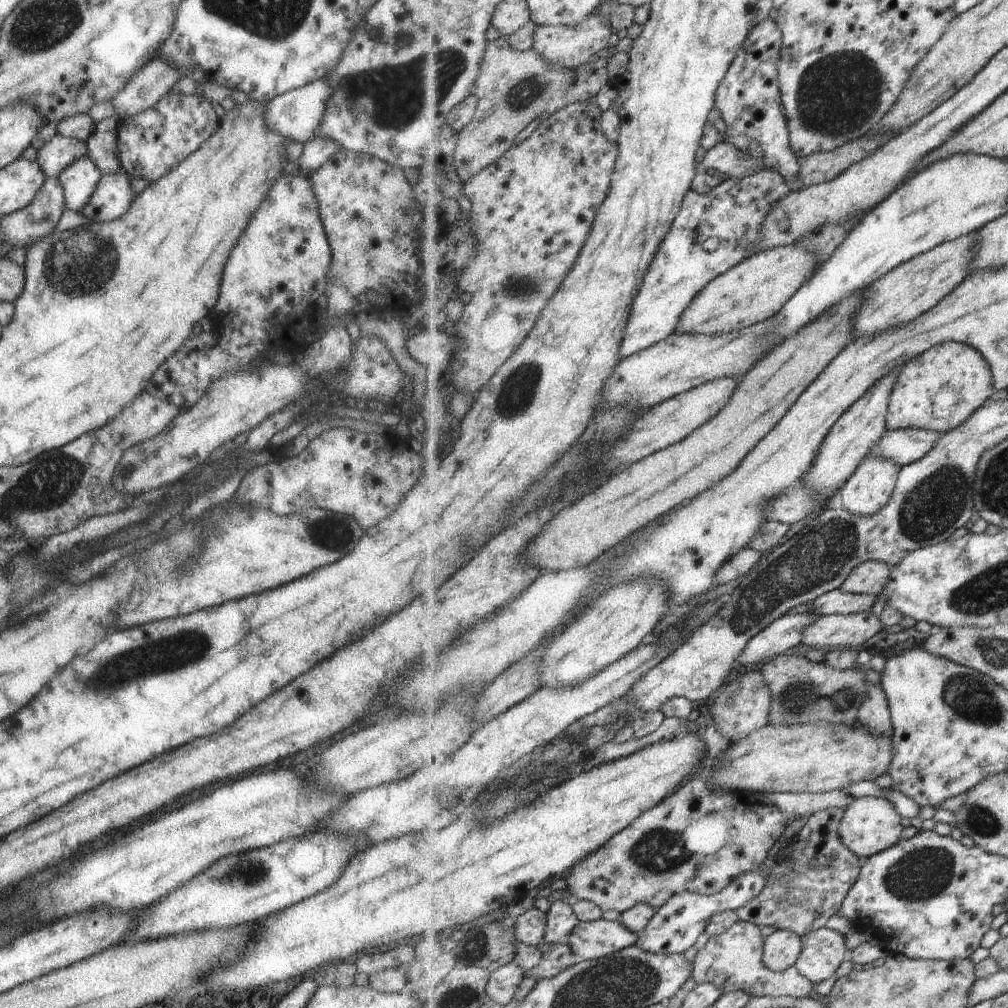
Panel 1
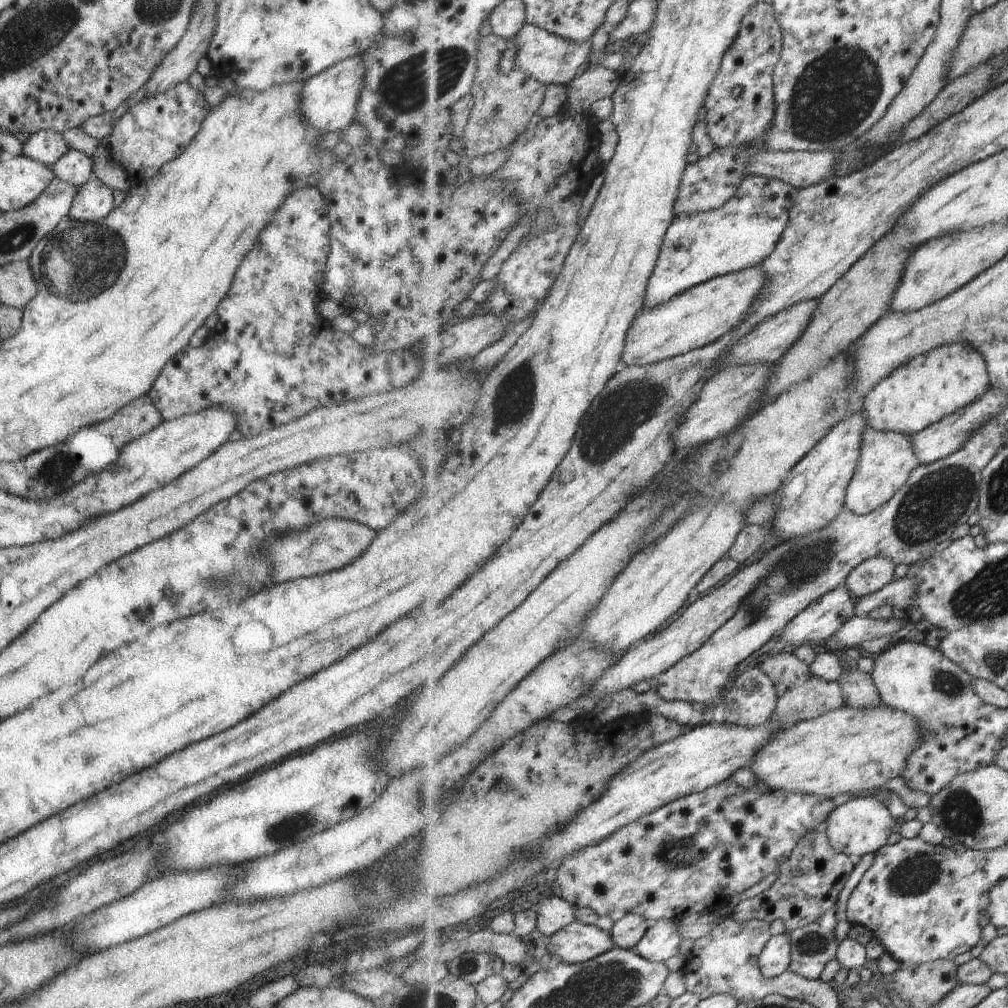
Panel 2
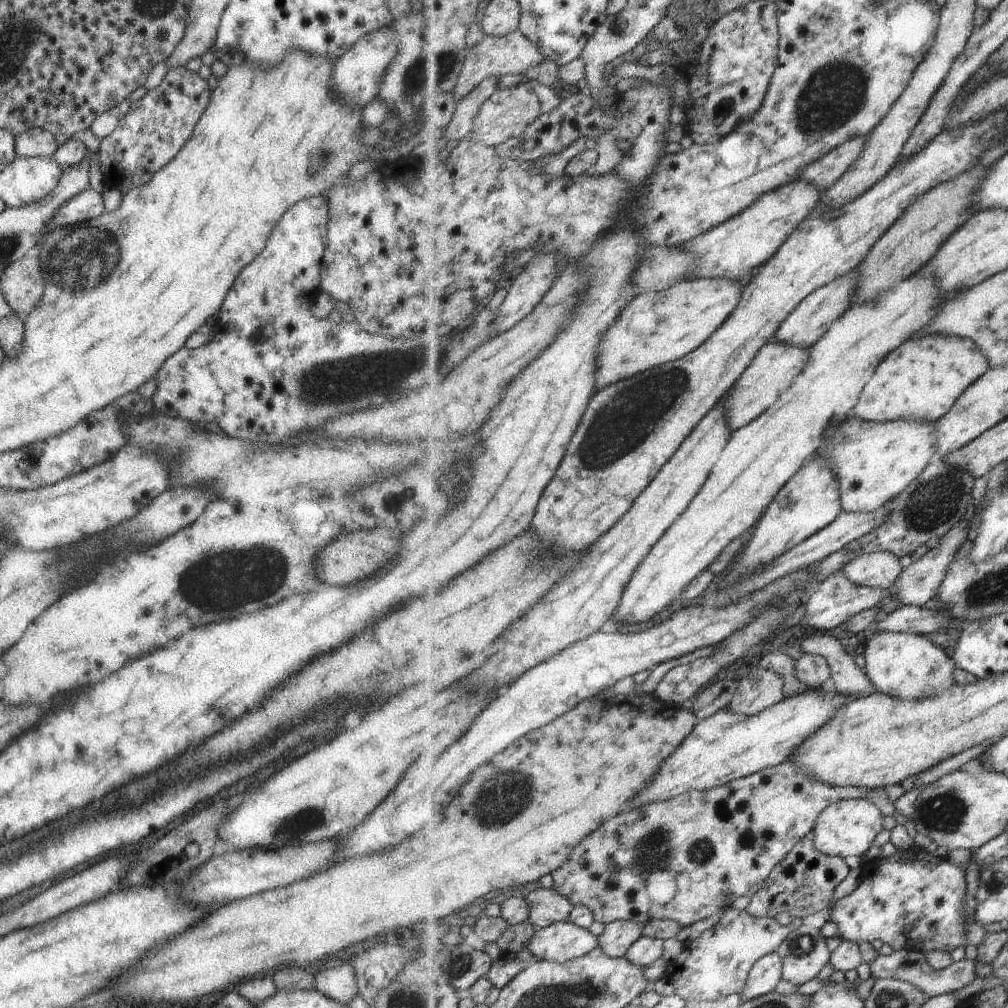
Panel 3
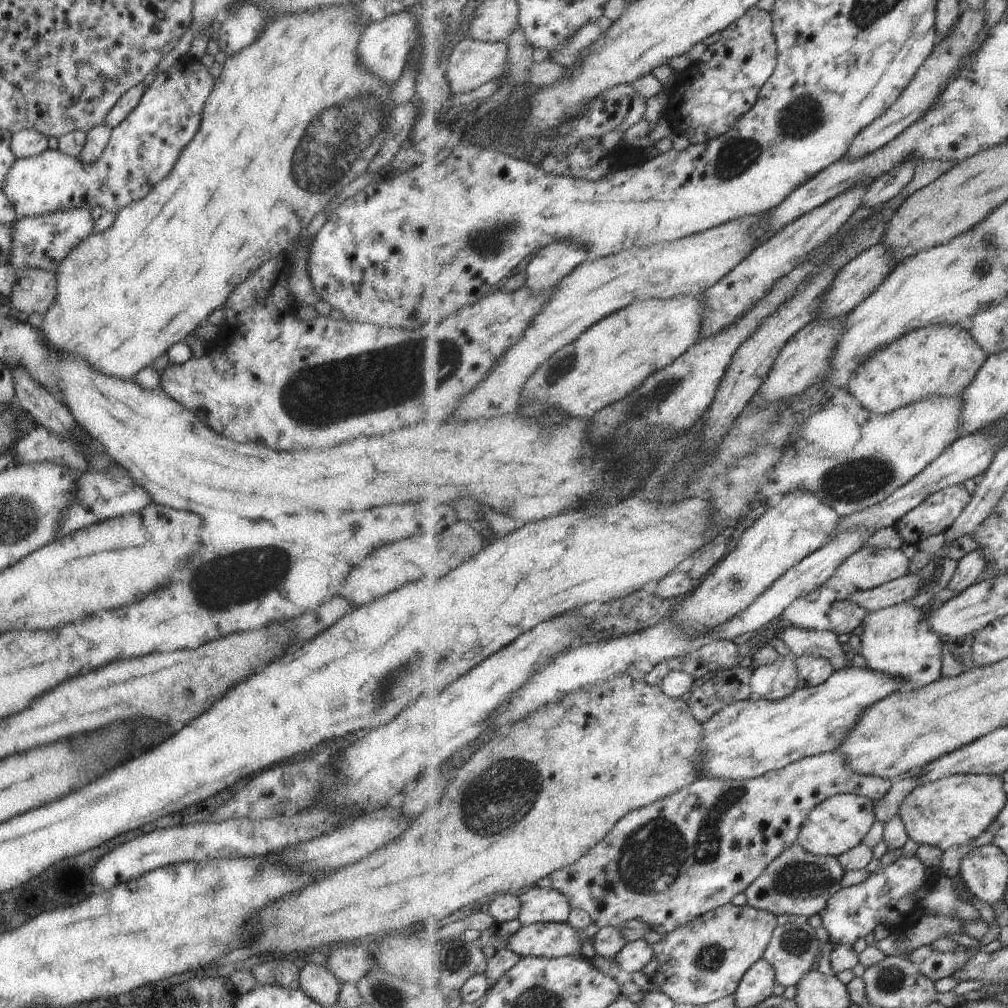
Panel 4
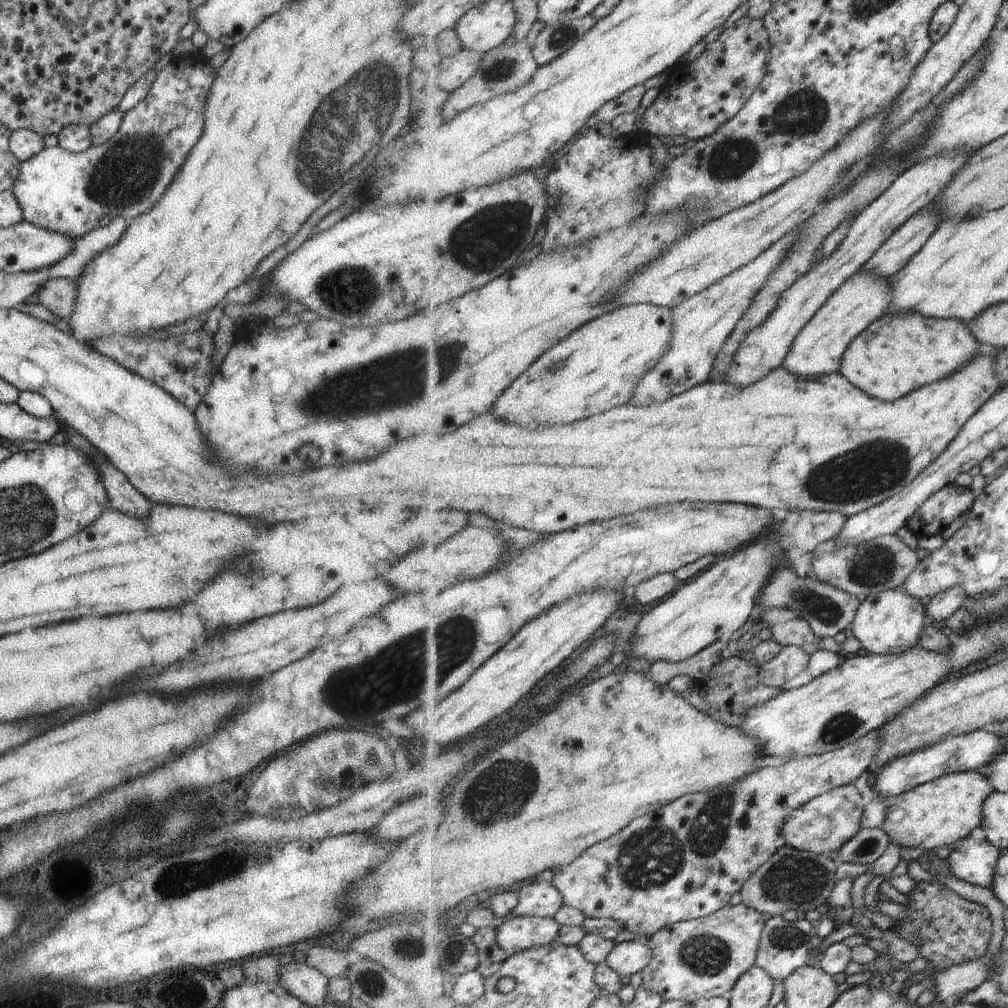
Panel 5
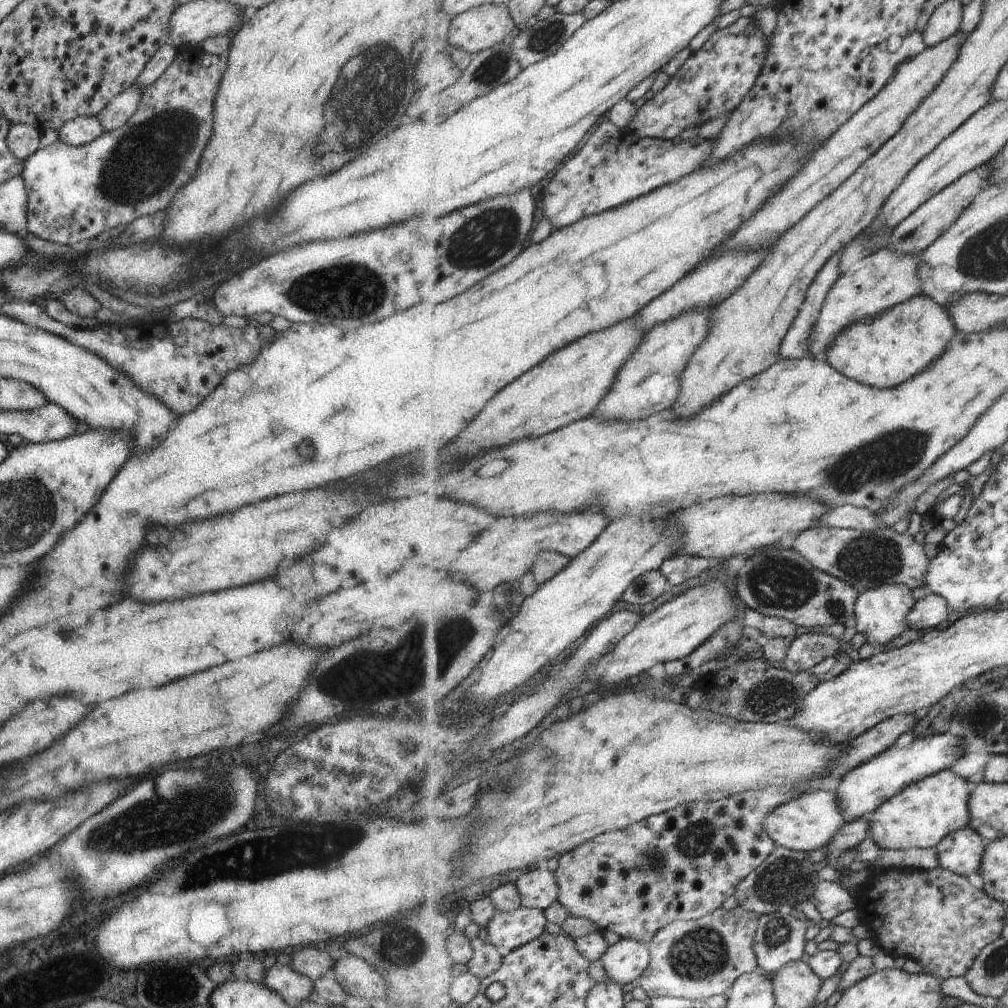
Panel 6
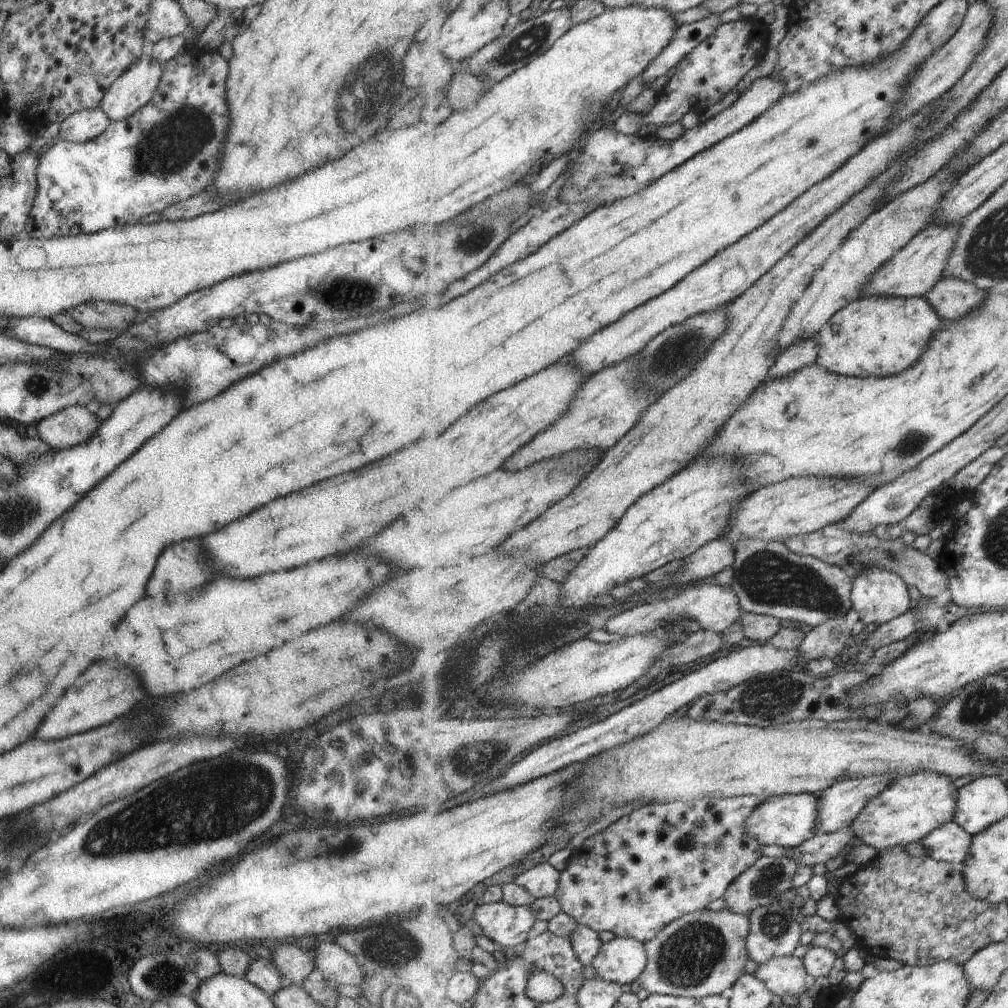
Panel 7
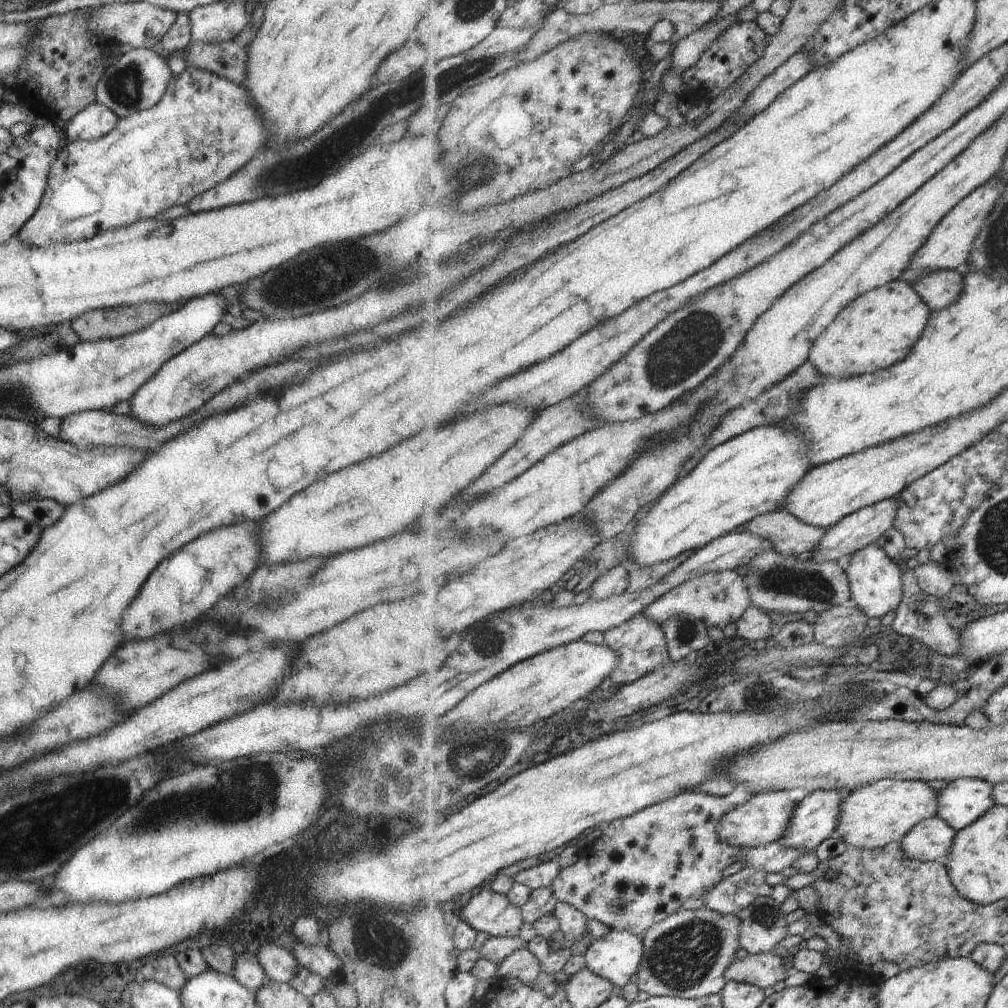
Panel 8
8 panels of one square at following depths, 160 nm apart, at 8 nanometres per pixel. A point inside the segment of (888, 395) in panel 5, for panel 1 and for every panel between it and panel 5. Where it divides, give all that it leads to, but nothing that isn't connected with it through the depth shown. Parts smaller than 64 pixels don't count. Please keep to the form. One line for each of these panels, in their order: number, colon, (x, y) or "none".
1: (938, 391)
2: (939, 383)
3: (922, 379)
4: (942, 360)

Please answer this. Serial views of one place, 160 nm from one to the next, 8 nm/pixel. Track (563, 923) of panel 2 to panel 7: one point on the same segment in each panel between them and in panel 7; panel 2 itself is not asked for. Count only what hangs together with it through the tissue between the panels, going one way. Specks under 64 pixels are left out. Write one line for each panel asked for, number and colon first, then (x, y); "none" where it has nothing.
3: (547, 906)
4: (539, 905)
5: (543, 899)
6: (539, 889)
7: (542, 880)

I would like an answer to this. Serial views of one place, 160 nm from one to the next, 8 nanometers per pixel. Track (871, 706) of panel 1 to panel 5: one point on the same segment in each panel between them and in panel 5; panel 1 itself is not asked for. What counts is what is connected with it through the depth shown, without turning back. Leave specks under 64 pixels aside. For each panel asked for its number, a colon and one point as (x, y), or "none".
2: (860, 691)
3: (847, 677)
4: (800, 641)
5: (798, 632)

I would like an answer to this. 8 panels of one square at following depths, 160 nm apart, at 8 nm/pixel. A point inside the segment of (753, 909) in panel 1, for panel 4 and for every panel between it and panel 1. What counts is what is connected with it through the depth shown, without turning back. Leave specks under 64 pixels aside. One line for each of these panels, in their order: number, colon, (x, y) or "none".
2: (809, 882)
3: (804, 883)
4: (798, 884)

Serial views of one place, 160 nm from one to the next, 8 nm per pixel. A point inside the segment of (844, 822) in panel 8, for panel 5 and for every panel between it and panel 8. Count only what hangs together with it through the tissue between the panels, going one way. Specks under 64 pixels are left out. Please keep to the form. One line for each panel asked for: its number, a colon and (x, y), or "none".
5: (938, 813)
6: (921, 816)
7: (915, 805)

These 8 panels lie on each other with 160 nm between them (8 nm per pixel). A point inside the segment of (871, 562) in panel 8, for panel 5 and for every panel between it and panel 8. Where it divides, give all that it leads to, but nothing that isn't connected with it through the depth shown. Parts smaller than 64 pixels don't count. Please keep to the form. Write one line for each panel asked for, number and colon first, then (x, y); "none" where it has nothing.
5: (890, 622)
6: (881, 613)
7: (881, 596)

